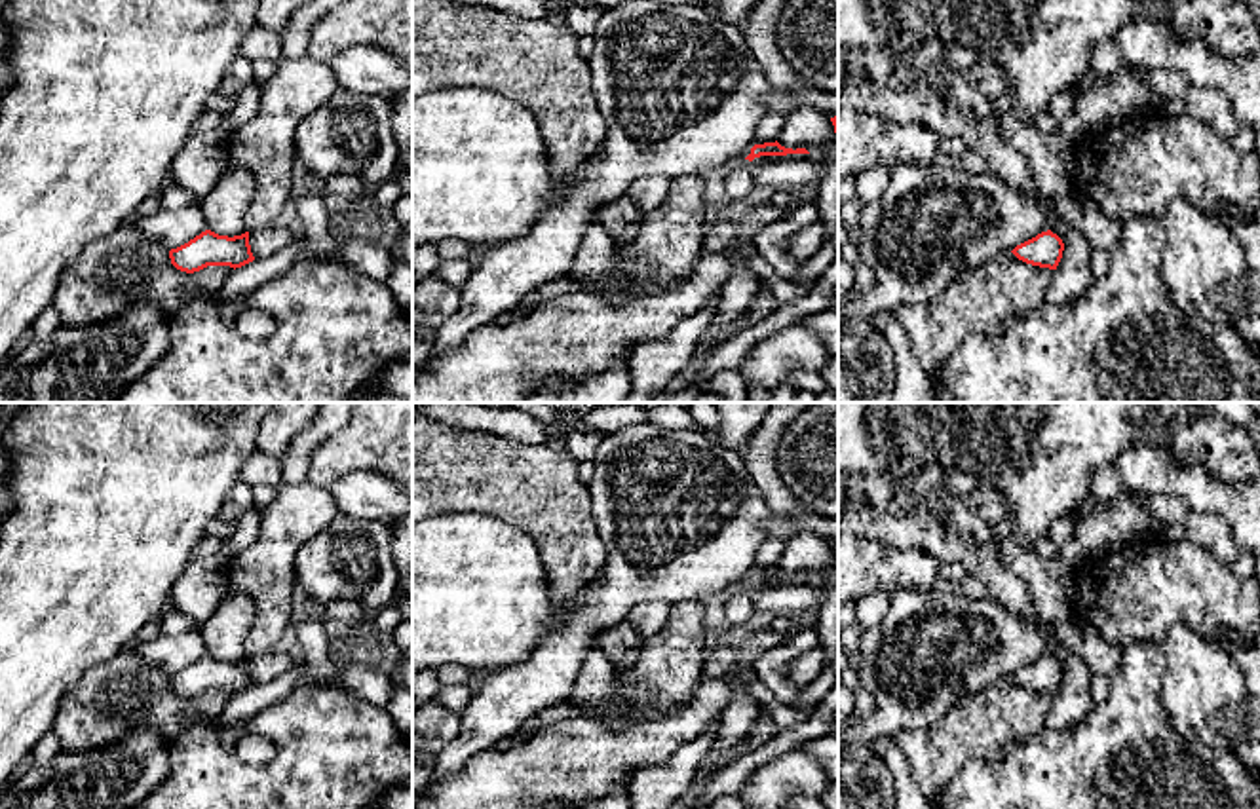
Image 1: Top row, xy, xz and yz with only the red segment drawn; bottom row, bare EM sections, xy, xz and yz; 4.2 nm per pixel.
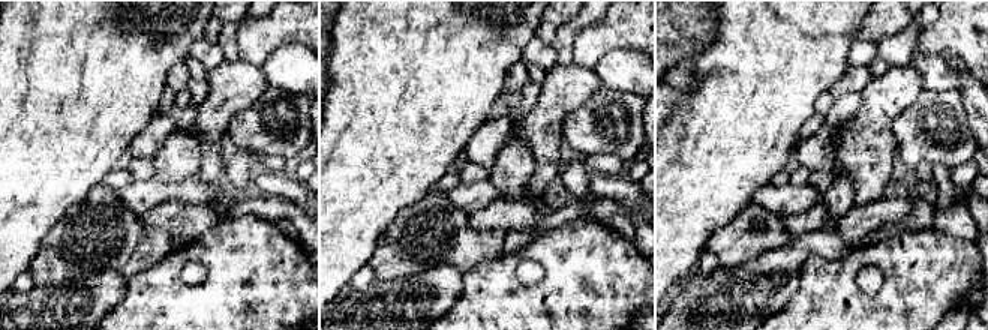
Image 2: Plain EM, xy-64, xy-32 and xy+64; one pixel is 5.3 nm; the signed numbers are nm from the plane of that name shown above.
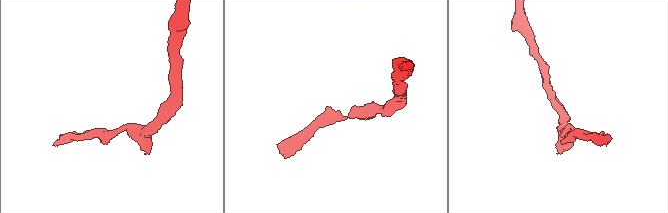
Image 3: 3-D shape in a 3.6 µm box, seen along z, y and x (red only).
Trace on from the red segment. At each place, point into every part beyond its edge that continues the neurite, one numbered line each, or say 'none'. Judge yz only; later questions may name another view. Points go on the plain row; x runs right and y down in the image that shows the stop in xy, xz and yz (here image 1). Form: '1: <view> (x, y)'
none

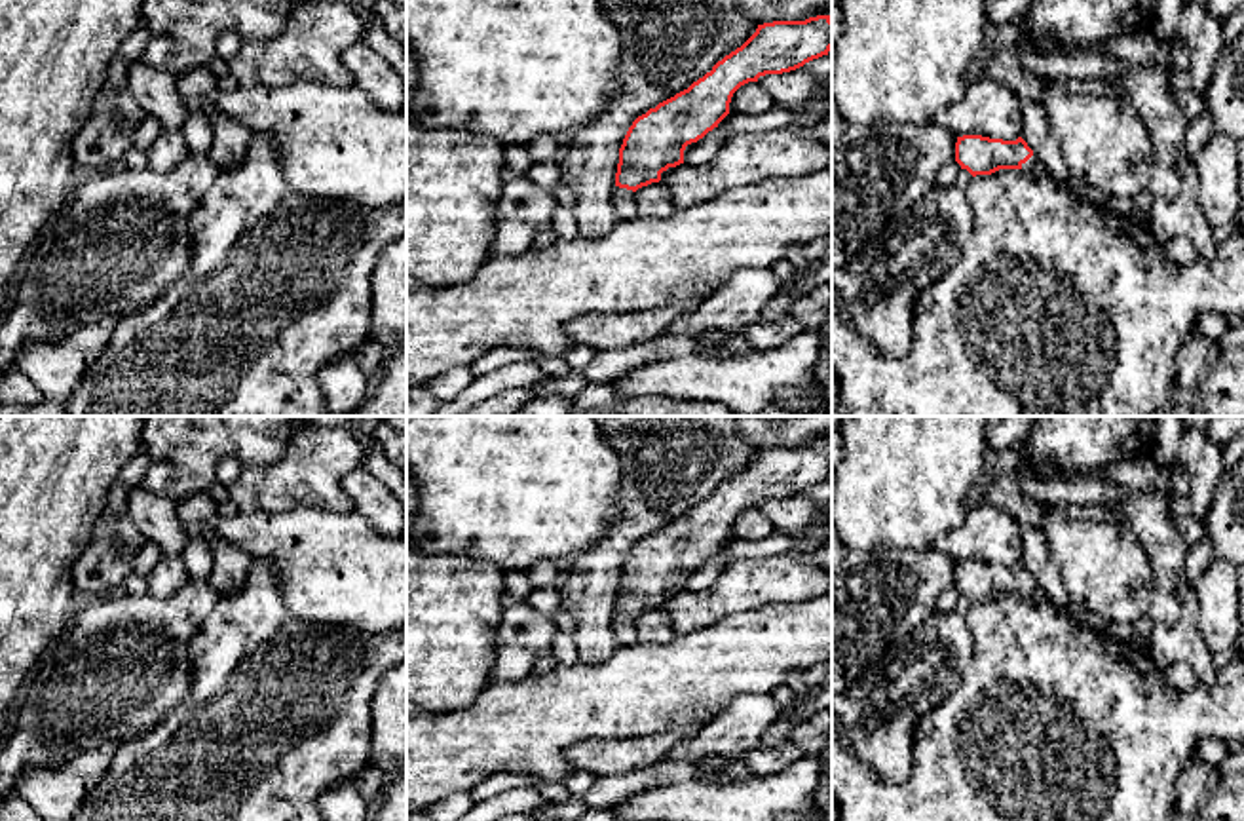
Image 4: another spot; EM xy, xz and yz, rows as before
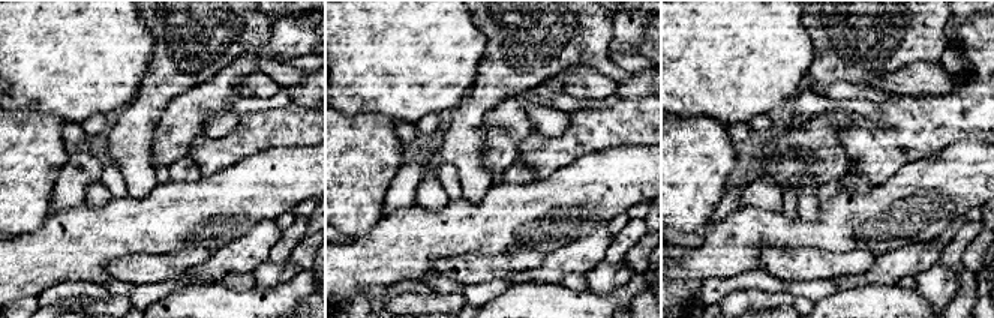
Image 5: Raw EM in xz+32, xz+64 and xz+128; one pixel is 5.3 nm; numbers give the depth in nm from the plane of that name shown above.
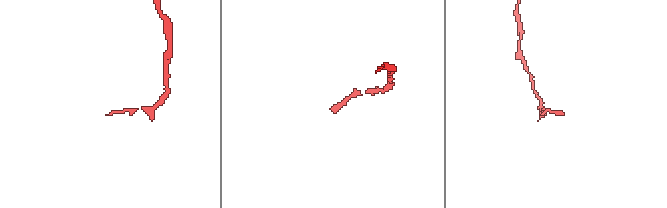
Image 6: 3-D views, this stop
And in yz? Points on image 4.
1: yz (1034, 591)

